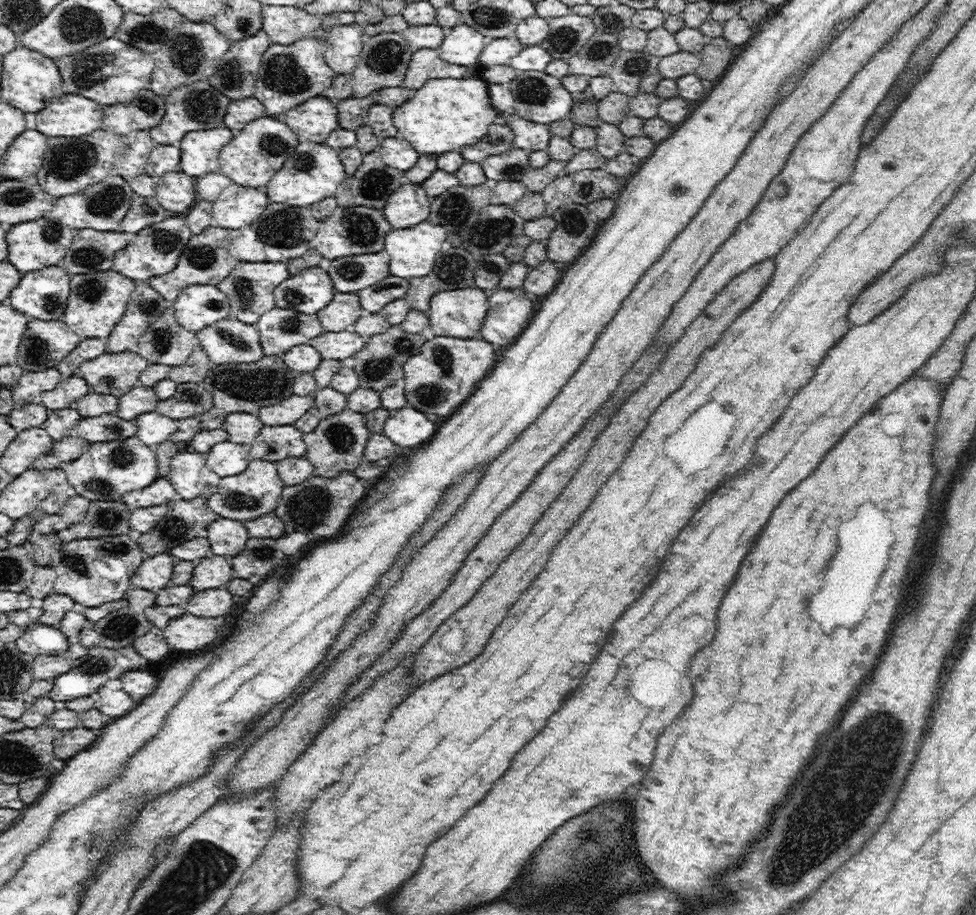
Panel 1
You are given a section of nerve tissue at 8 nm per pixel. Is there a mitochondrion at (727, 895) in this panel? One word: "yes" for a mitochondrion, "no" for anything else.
no

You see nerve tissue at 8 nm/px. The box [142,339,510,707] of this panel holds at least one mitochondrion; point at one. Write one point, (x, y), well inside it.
(248, 386)

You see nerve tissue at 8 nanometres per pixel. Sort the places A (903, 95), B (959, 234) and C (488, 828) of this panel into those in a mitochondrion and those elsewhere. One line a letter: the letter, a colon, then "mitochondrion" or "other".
A: other
B: other
C: other

